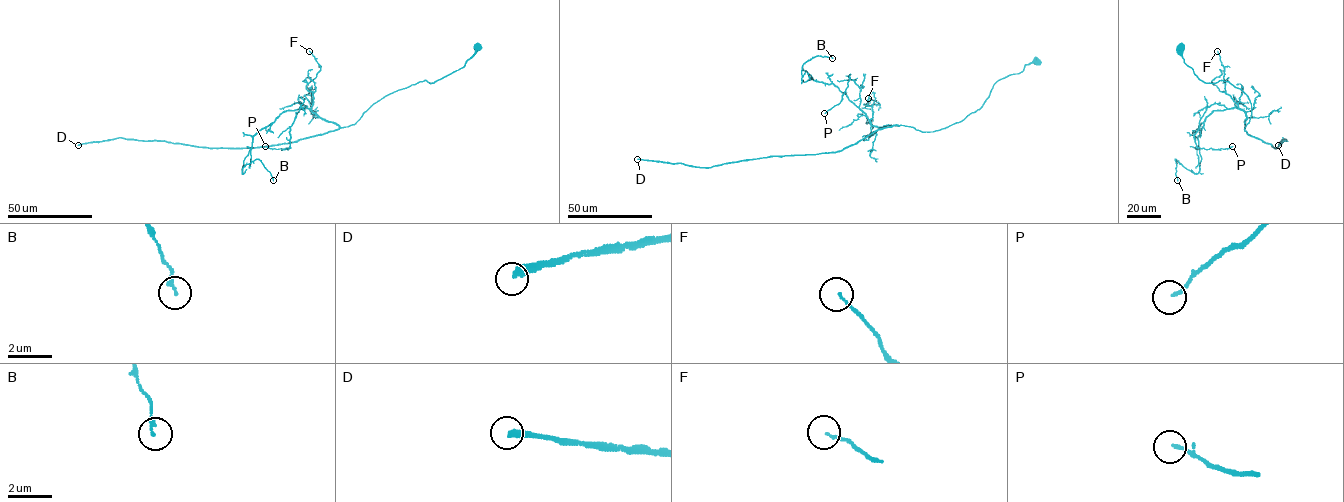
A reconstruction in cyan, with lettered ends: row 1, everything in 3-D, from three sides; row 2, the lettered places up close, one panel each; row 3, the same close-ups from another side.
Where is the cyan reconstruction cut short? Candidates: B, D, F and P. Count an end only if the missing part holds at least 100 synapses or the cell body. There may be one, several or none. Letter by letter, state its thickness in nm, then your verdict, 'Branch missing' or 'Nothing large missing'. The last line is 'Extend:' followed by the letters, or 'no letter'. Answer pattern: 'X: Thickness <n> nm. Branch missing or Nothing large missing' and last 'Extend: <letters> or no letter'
B: Thickness 180 nm. Nothing large missing
D: Thickness 320 nm. Branch missing
F: Thickness 90 nm. Nothing large missing
P: Thickness 120 nm. Nothing large missing
Extend: D

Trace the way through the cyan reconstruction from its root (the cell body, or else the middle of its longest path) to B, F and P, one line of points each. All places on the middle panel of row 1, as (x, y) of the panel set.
B: (1037, 61), (998, 80), (961, 121), (922, 132), (873, 126), (833, 84), (801, 79), (805, 62), (832, 58)
F: (1037, 61), (998, 80), (979, 109), (933, 131), (873, 126), (872, 106), (865, 105), (880, 104), (868, 98)
P: (1037, 61), (998, 80), (979, 109), (933, 131), (873, 126), (850, 74), (841, 101), (824, 113)

